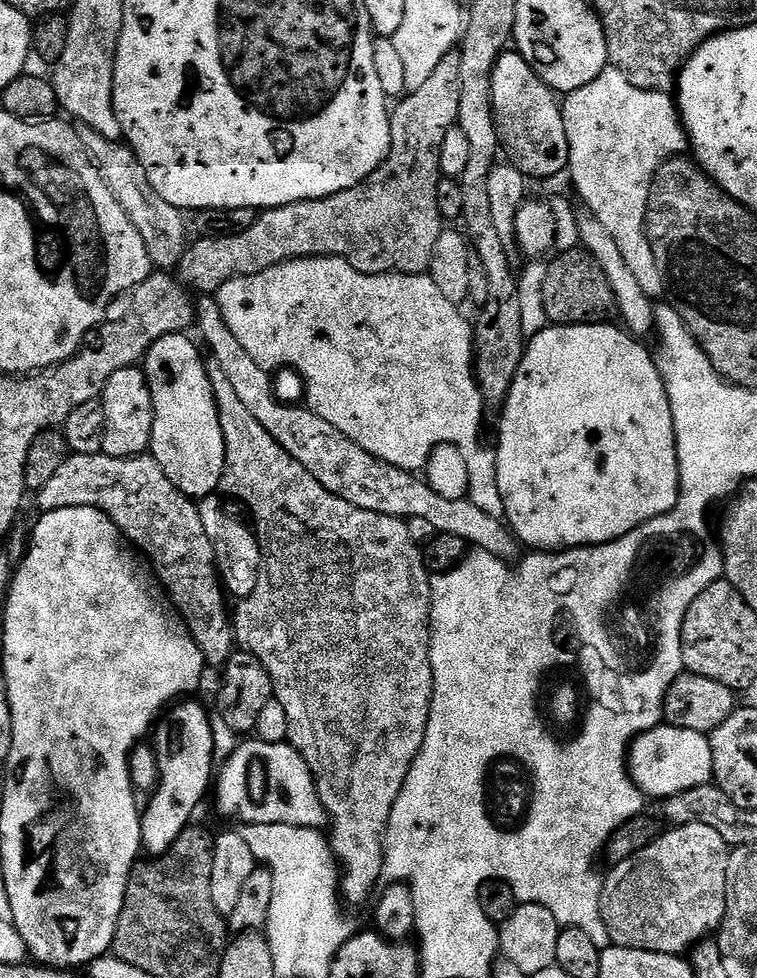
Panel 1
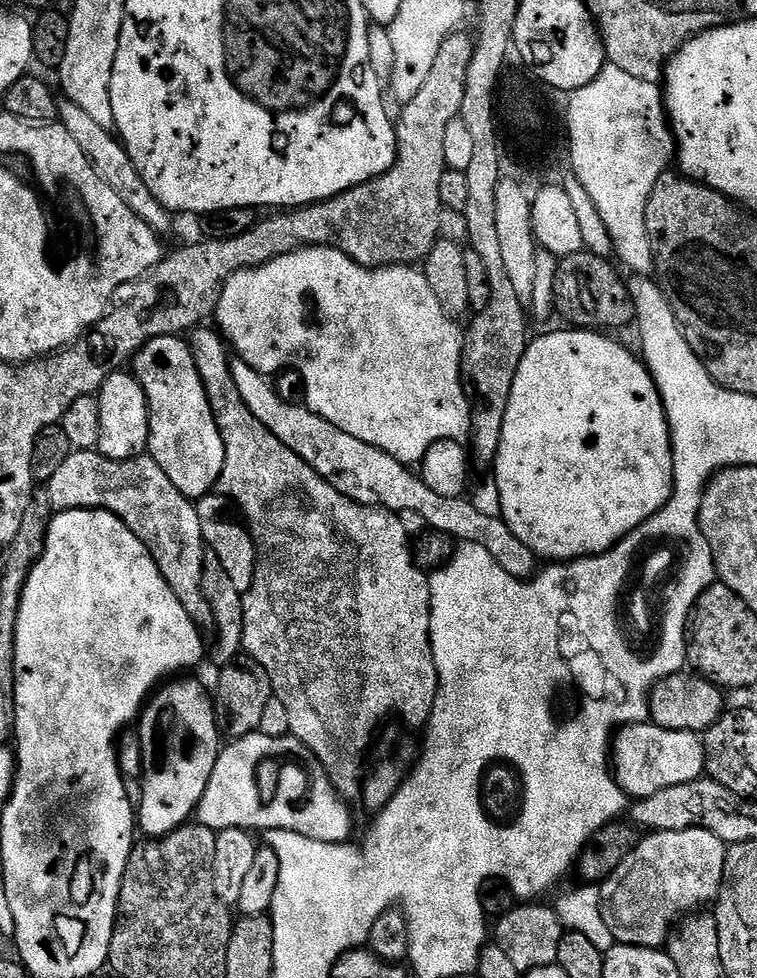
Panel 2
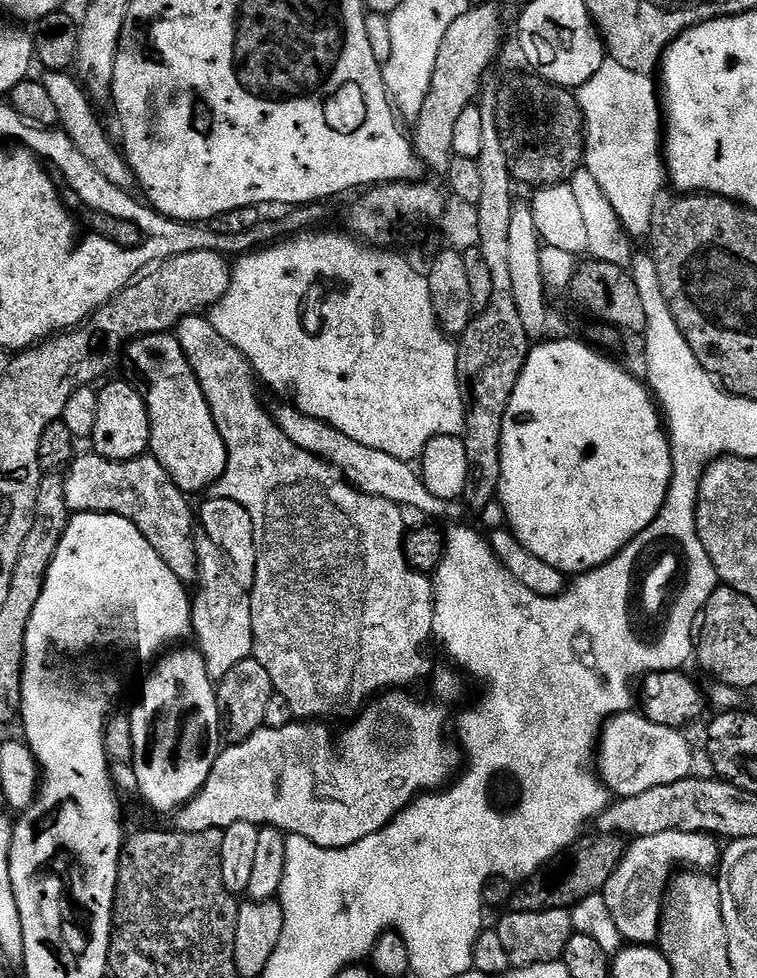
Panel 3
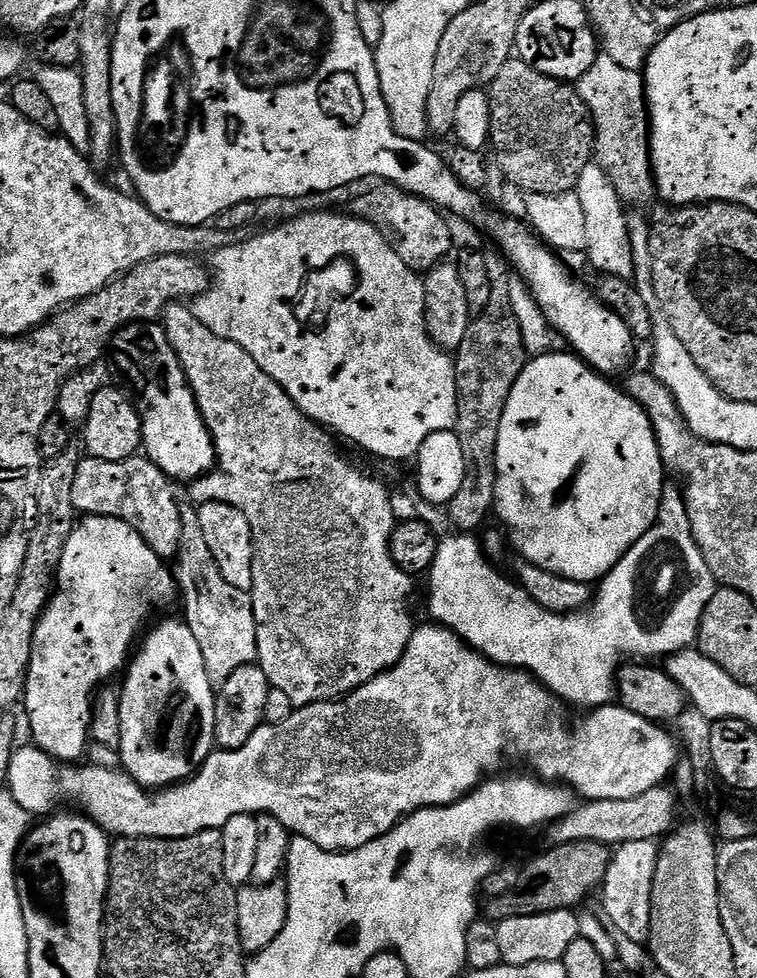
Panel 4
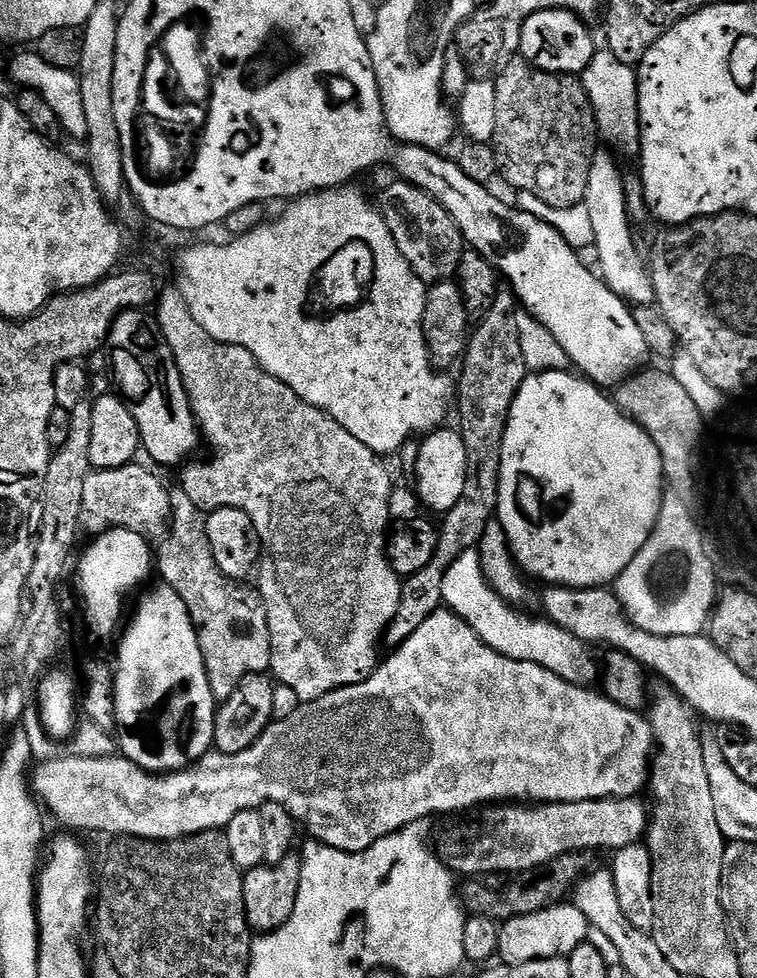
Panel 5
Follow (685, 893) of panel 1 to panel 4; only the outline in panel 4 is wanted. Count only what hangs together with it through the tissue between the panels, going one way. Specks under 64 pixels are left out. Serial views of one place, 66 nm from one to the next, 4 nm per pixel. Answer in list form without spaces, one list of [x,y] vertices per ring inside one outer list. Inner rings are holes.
[[[657,841],[626,842],[613,851],[610,870],[606,870],[602,889],[605,912],[603,915],[616,932],[626,934],[626,938],[631,940],[644,942],[648,939],[657,855]]]

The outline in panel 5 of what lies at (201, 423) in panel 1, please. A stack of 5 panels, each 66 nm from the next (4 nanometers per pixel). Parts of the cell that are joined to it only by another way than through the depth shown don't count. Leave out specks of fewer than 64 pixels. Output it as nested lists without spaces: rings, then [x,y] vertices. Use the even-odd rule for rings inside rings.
[[[133,310],[118,316],[108,331],[107,352],[108,360],[112,363],[112,376],[120,387],[119,395],[127,401],[130,414],[134,414],[143,455],[148,455],[153,460],[153,465],[183,465],[189,459],[187,456],[196,447],[201,447],[202,437],[188,399],[171,400],[168,397],[170,360],[166,355],[162,337],[149,313]]]

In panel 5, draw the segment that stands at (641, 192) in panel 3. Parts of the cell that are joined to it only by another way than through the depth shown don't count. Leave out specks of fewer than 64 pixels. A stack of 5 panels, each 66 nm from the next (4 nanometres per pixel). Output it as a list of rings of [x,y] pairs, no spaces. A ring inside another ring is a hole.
[[[607,50],[597,51],[592,60],[584,68],[582,83],[592,103],[596,115],[596,126],[605,145],[611,146],[617,153],[640,151],[640,111],[638,110],[638,86],[636,85],[637,69],[631,64],[618,62],[614,54]]]

